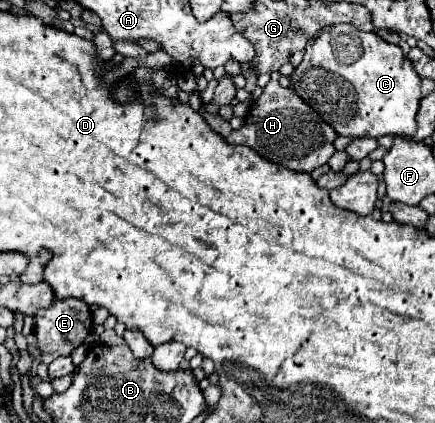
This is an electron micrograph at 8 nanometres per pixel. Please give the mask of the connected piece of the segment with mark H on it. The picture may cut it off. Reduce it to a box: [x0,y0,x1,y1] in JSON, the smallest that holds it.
[227,71,337,173]

